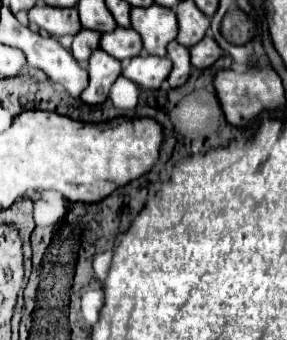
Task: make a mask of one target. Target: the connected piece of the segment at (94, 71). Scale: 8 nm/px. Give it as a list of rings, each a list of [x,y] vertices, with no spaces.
[[[102,49],[94,51],[88,63],[88,73],[90,73],[90,85],[82,91],[80,99],[84,103],[96,105],[96,103],[104,103],[108,99],[110,87],[114,85],[114,81],[120,77],[120,61],[110,57],[108,53],[104,53]]]

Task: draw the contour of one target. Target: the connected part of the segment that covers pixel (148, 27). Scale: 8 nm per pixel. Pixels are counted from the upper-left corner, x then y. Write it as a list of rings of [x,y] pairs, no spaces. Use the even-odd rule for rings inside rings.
[[[132,7],[132,29],[142,37],[144,49],[150,55],[164,57],[166,45],[176,39],[176,13],[168,7]]]

